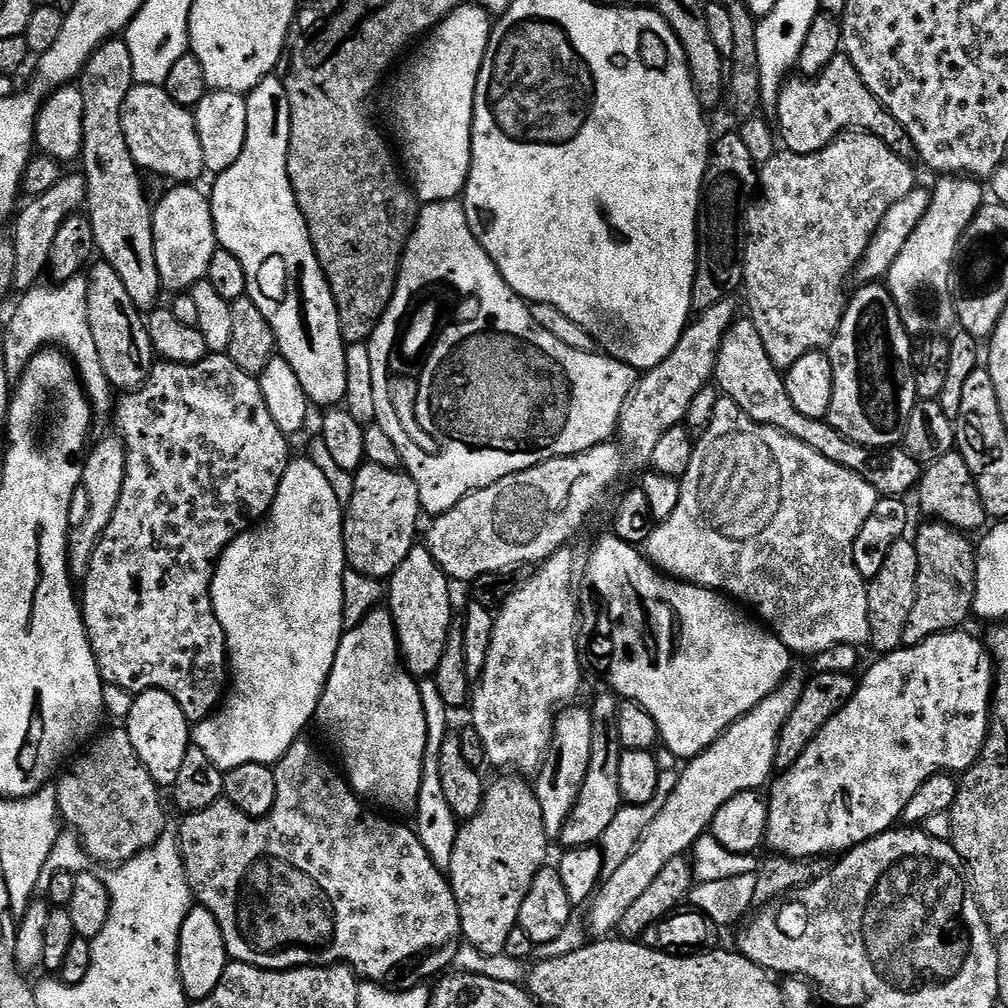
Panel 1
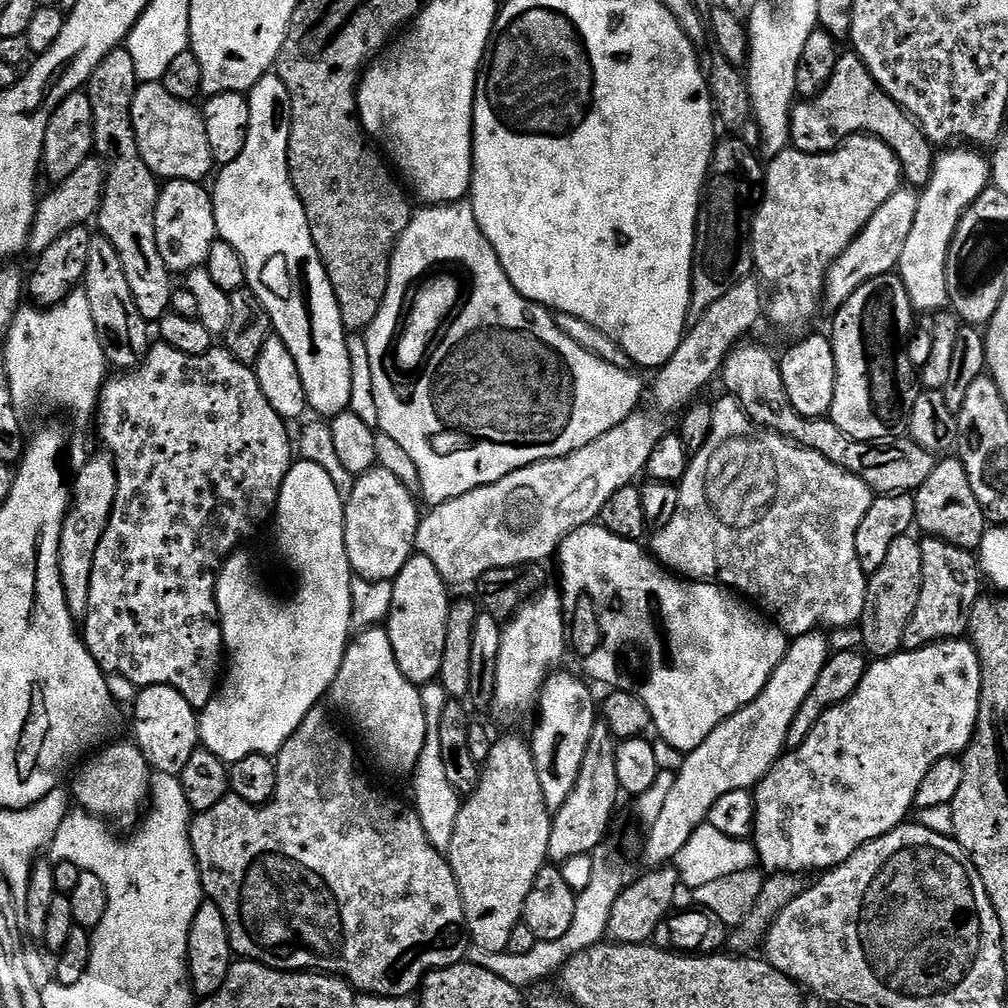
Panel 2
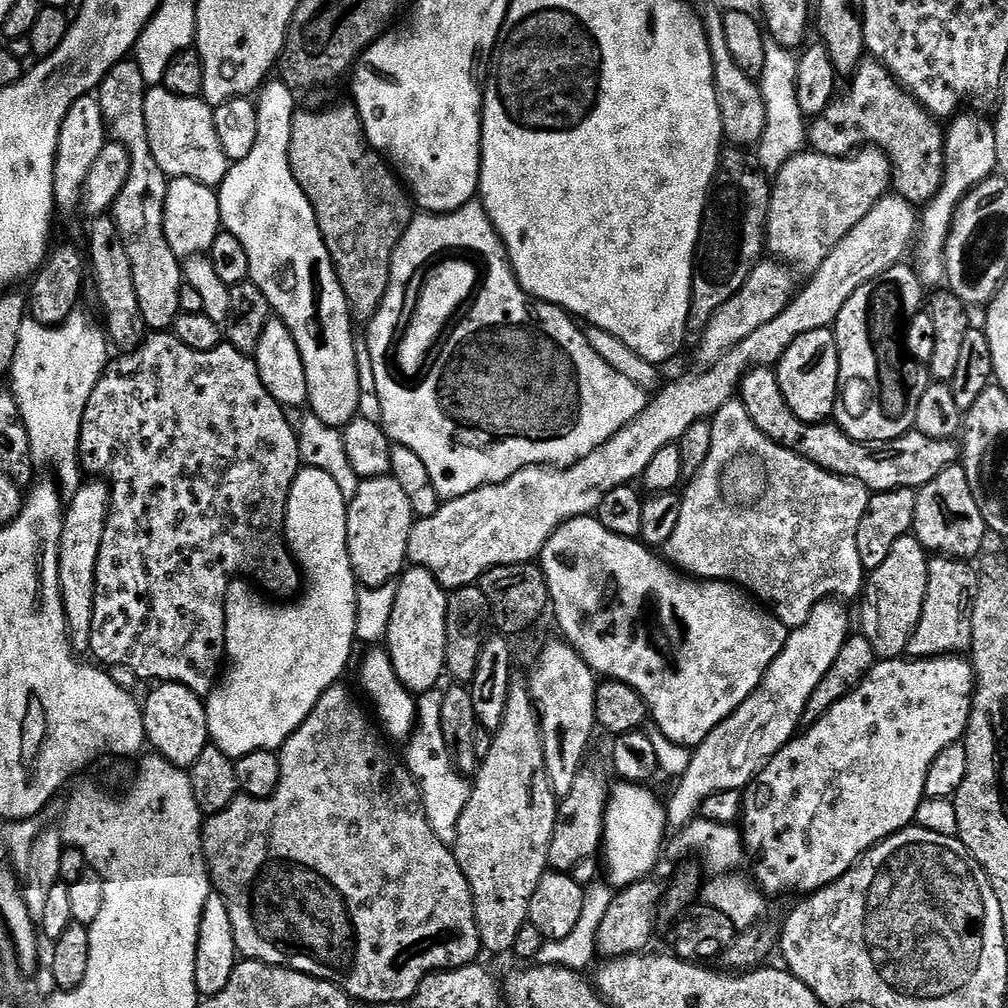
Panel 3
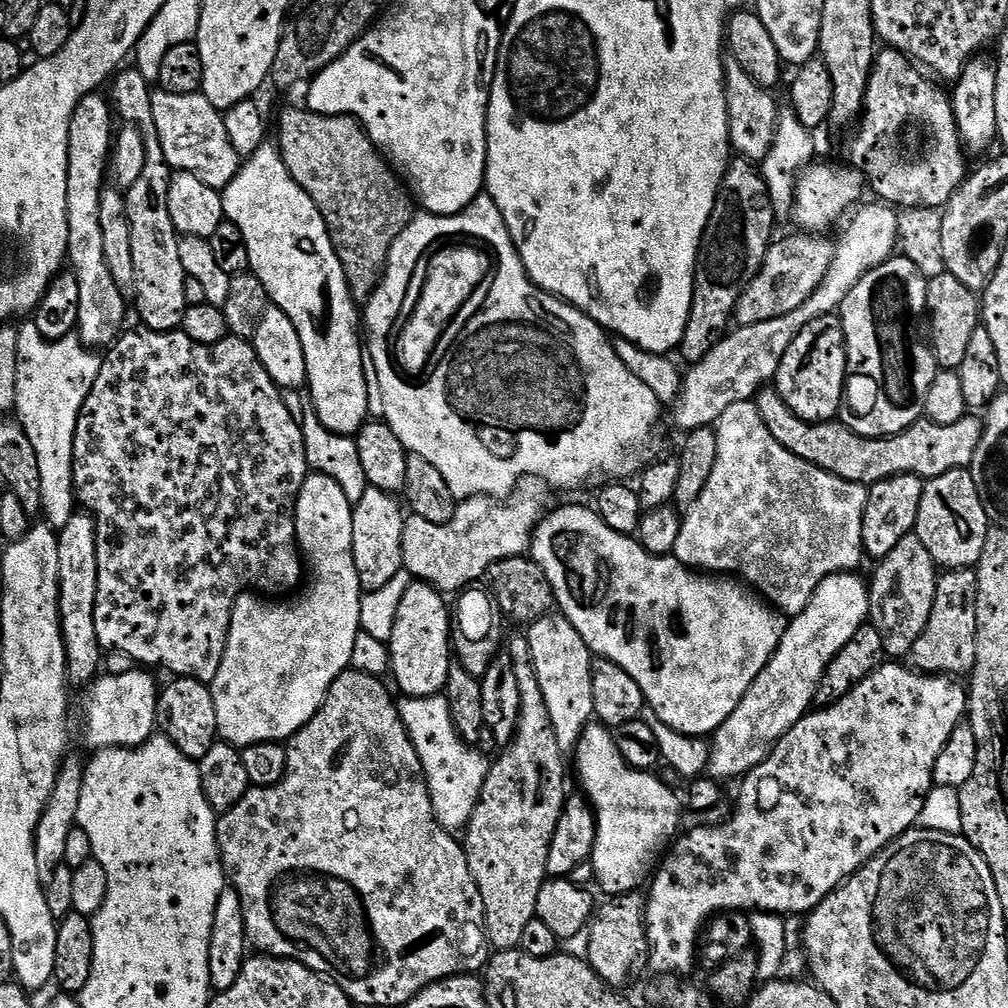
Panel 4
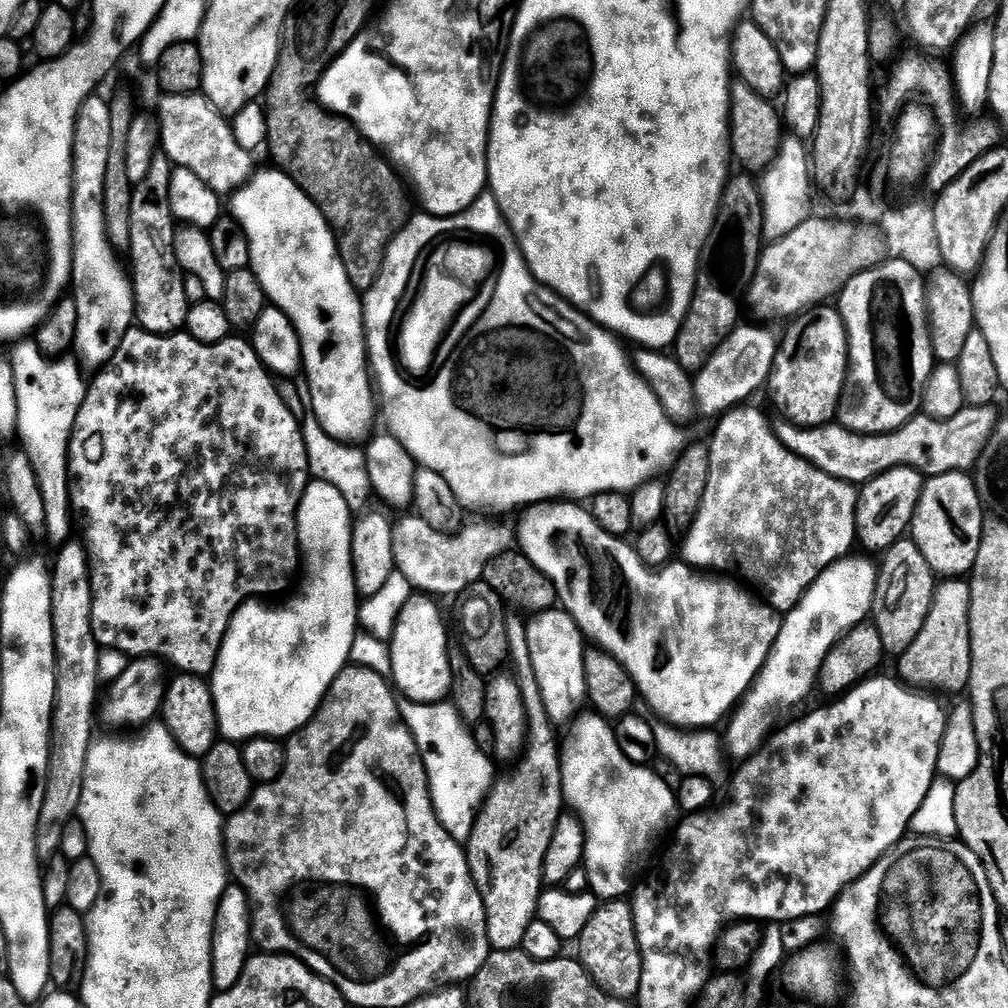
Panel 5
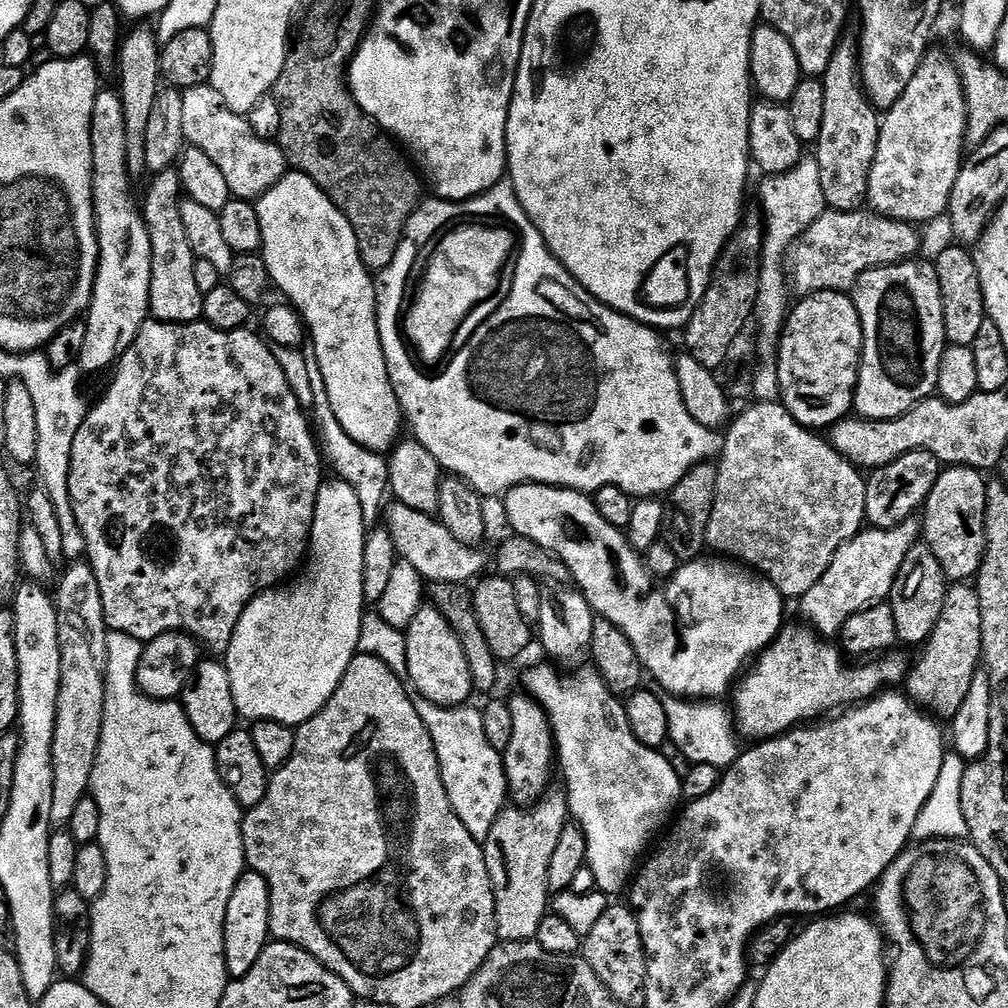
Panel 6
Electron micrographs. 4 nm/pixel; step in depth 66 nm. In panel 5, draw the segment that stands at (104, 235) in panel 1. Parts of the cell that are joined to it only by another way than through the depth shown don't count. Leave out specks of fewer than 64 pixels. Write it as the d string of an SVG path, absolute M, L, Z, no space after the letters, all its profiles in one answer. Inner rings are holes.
M157 154L144 181L132 190L132 222L135 227L130 245L130 279L135 295L135 323L160 336L181 331L187 325L190 307L184 289L184 276L176 263L175 234L178 228L168 205L173 169L174 165L167 156Z

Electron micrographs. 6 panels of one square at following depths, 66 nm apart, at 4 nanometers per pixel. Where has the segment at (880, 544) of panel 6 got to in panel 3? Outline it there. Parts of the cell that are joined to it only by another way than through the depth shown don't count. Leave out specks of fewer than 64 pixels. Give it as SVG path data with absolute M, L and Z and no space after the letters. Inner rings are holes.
M821 602L814 606L810 618L802 622L802 626L791 629L788 634L788 641L782 646L778 658L768 668L768 672L760 680L760 685L748 695L746 702L738 706L727 716L724 721L701 744L696 745L691 753L692 761L689 762L689 769L684 776L679 777L676 793L666 800L667 823L676 830L681 830L688 823L695 820L700 810L700 804L704 799L722 791L743 790L748 783L760 773L763 765L767 764L782 746L786 746L793 736L797 735L801 727L806 702L810 694L814 694L814 686L826 678L826 670L834 666L834 658L838 658L838 650L848 641L850 629L848 629L848 616L844 613L845 605L840 602L828 604Z

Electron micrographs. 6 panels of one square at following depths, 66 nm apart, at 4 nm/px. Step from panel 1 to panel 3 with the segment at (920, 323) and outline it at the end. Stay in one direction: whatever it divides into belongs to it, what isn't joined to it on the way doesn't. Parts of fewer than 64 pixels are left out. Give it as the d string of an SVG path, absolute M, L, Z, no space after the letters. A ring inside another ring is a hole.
M960 114L951 121L950 127L946 132L944 141L944 181L938 190L938 194L934 194L934 198L923 205L922 211L918 216L918 235L914 240L914 252L916 248L916 260L914 259L914 267L919 277L921 285L936 284L932 286L940 286L945 283L946 273L944 270L944 246L948 240L952 219L960 203L964 201L972 189L976 188L981 181L988 176L993 175L997 171L996 163L996 130L991 123L988 124L980 116L964 116Z

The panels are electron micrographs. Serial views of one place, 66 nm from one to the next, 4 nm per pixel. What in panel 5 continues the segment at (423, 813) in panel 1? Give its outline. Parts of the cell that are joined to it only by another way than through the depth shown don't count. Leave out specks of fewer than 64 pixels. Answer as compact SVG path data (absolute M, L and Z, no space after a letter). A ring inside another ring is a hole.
M406 696L396 699L401 720L411 730L427 771L432 804L443 828L460 843L467 843L480 810L496 781L495 763L480 750L455 705L414 703Z

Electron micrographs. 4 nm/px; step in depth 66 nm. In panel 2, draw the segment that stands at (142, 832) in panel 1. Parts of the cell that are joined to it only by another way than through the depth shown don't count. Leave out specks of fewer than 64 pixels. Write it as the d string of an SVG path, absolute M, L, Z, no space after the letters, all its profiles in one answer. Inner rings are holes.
M119 740L103 745L75 769L77 772L70 783L70 796L90 815L100 817L117 829L132 830L141 823L142 813L150 800L150 769L148 759L135 742Z

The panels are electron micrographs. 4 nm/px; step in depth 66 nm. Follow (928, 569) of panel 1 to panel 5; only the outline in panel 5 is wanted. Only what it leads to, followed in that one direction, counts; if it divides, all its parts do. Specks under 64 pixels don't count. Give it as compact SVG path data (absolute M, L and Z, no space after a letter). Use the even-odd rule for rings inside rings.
M944 578L936 585L936 593L932 599L930 614L922 630L918 630L918 638L910 642L905 652L899 653L899 679L916 690L927 690L932 694L940 692L960 692L968 688L972 677L972 639L970 638L970 583L964 578Z

